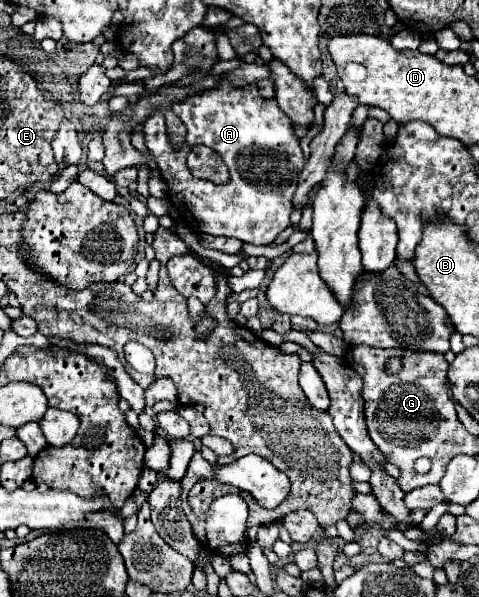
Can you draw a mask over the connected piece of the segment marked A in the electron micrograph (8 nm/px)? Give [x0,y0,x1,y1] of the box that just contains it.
[145,84,303,244]

